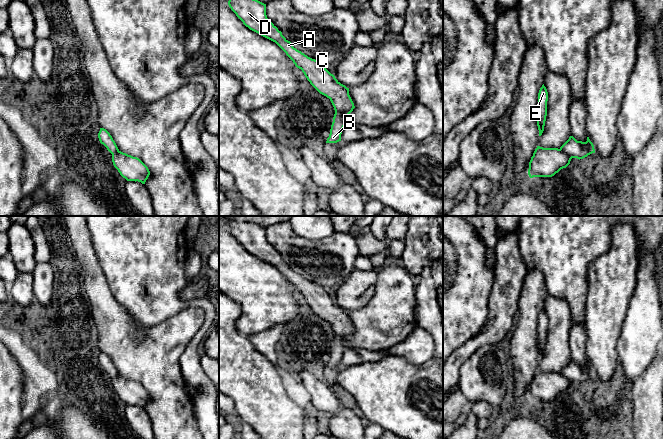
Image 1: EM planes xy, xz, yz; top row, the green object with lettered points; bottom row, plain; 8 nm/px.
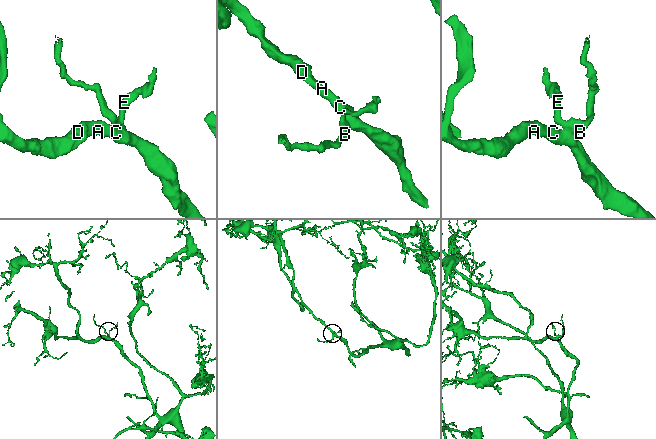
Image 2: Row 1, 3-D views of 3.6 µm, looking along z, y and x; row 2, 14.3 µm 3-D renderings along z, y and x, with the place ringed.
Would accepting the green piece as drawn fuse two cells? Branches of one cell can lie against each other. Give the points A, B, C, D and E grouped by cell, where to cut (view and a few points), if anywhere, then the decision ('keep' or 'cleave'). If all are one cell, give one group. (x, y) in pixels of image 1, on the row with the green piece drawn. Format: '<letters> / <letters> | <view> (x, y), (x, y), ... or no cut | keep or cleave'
A C D / B E | xz (335, 111), (345, 123) | cleave

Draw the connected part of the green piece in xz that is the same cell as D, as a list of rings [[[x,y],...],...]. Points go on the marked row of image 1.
[[[229,0],[228,5],[246,27],[275,42],[295,66],[302,70],[310,84],[320,94],[330,99],[335,112],[342,117],[345,124],[352,124],[348,115],[355,106],[349,95],[349,88],[341,84],[322,62],[308,57],[293,47],[267,18],[266,4],[258,0]]]

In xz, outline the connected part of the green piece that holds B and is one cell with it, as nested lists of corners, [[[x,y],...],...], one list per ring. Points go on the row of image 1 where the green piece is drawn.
[[[335,112],[330,129],[330,134],[327,138],[326,143],[337,143],[341,141],[341,134],[344,126],[345,122],[343,121],[342,117],[337,112]]]

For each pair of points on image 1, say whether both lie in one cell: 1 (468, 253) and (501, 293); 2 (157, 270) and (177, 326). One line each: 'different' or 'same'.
1: different
2: different

